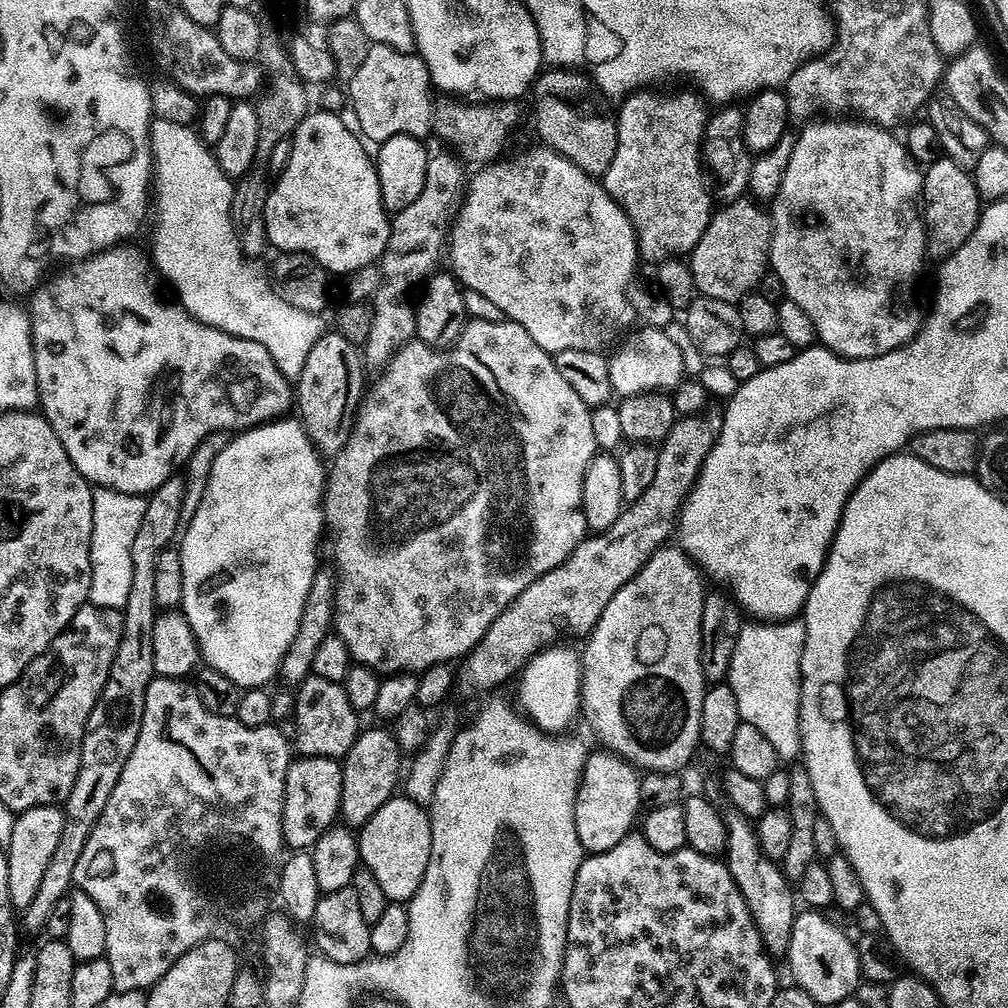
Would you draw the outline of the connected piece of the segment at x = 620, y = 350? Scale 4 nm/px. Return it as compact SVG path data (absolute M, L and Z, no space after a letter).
M645 324L641 325L640 329L638 328L633 329L619 343L619 346L615 349L615 351L617 350L616 354L607 359L613 393L622 398L637 396L637 394L655 393L656 391L666 392L675 389L686 374L683 366L683 356L671 339L668 338L665 329L650 327Z

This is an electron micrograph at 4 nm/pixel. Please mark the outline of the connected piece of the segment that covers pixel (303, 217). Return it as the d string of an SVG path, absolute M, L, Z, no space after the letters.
M309 111L290 136L290 158L271 185L264 211L268 243L273 249L306 255L316 260L328 274L354 274L359 268L375 265L386 250L392 229L389 213L384 210L373 157L364 149L365 141L344 125L344 118L335 112Z

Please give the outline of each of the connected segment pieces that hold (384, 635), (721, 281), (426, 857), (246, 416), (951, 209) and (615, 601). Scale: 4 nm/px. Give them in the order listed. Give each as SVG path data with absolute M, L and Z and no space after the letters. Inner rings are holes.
M507 318L495 319L469 319L467 326L464 327L462 334L451 348L437 350L415 338L406 346L400 348L387 368L383 369L383 372L379 375L381 376L380 381L377 382L373 390L371 387L366 399L361 403L360 411L356 414L356 424L352 427L350 438L346 442L344 449L336 453L331 461L330 471L326 476L324 517L330 532L336 535L336 561L334 561L334 564L338 569L338 579L340 582L338 594L336 595L334 632L335 635L340 636L342 642L348 647L348 653L357 665L364 665L380 674L400 674L405 670L411 670L413 673L419 674L423 672L426 666L447 664L449 662L456 662L456 659L459 661L461 658L467 657L468 653L472 651L472 647L486 634L486 630L492 625L494 618L498 618L498 614L502 614L502 610L506 610L506 606L514 598L518 598L518 594L522 594L522 590L526 590L526 586L530 586L530 582L534 582L542 574L546 574L559 566L579 546L581 540L584 539L589 531L584 511L580 509L582 506L582 478L584 477L584 471L590 462L590 458L596 455L598 451L596 428L592 425L591 414L588 413L591 412L589 405L584 404L582 398L578 398L578 394L574 394L574 390L570 390L570 382L566 382L566 378L562 378L562 374L558 374L558 366L555 359L546 350L542 350L542 346L538 346L538 342L534 342L534 338L530 338L530 334L526 334L526 330L522 330L522 326L518 326L514 321ZM496 372L504 372L504 384L496 377ZM548 392L552 395L553 402L560 404L560 413L557 416L544 405L548 400Z
M752 198L721 203L690 253L693 289L699 295L736 304L747 292L759 289L760 280L769 271L771 255L772 218L769 209Z
M393 794L359 829L360 863L374 874L389 902L407 902L422 886L432 853L432 817L423 804Z
M118 246L107 252L97 252L87 260L65 267L68 269L58 273L53 280L45 279L31 293L30 319L34 370L40 391L38 408L50 422L54 434L58 434L58 442L62 442L70 462L74 462L74 466L93 486L144 496L162 486L162 482L166 482L166 478L173 475L174 470L183 469L191 457L191 452L212 431L247 430L255 428L257 424L283 417L287 413L284 411L293 403L294 388L280 373L278 366L274 366L274 358L266 354L266 346L258 346L258 342L250 342L246 338L231 336L222 330L206 326L195 320L179 303L167 304L166 301L160 300L159 294L156 293L157 277L149 257L139 256L128 247L130 246Z
M941 158L927 165L923 173L922 189L922 219L924 221L924 238L926 252L933 261L946 259L962 242L966 242L974 234L980 213L982 201L978 190L972 181L972 173L967 168L958 166L958 162Z
M662 546L648 559L638 574L634 576L618 593L614 594L599 621L587 635L585 648L581 649L581 713L600 738L607 751L613 751L629 759L632 752L640 756L640 760L648 760L649 770L652 764L664 764L664 752L640 752L636 744L628 744L628 728L624 728L624 720L620 720L620 692L628 688L628 680L636 680L636 676L644 676L644 672L668 672L676 684L684 684L684 696L692 700L692 716L696 716L696 708L702 708L702 699L708 682L702 674L701 666L701 624L702 602L706 585L703 584L703 573L695 561L689 559L678 546Z

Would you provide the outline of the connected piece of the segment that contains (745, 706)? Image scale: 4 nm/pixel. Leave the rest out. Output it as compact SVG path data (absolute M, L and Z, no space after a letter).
M800 618L777 619L775 622L748 622L740 629L738 634L738 646L734 646L734 654L730 662L730 670L726 677L726 683L734 690L734 698L738 698L738 714L743 723L755 726L765 738L770 741L770 746L780 756L781 761L787 762L801 755L800 742L800 663L802 662L802 650L804 649L804 621Z

